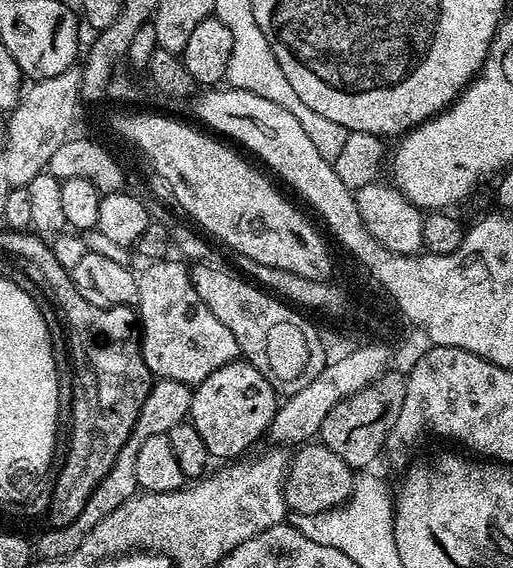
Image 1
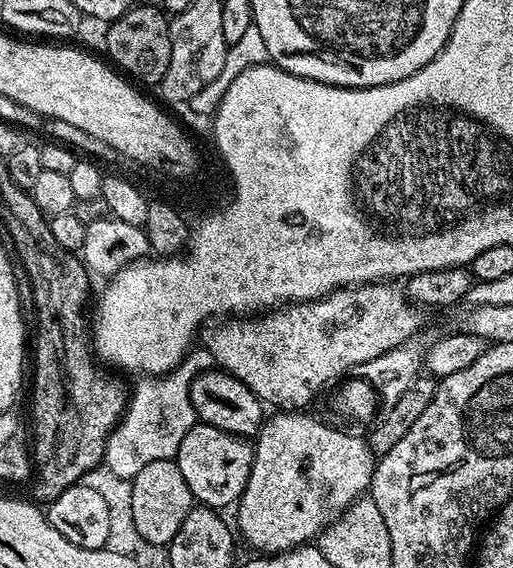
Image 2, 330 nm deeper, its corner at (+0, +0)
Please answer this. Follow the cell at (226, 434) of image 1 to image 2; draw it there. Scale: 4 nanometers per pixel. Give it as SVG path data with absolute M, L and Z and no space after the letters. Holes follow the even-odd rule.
M198 422L182 438L182 446L176 457L178 470L190 486L193 501L217 510L224 510L227 504L235 505L248 485L254 448L244 441L243 435L216 428L213 424Z

